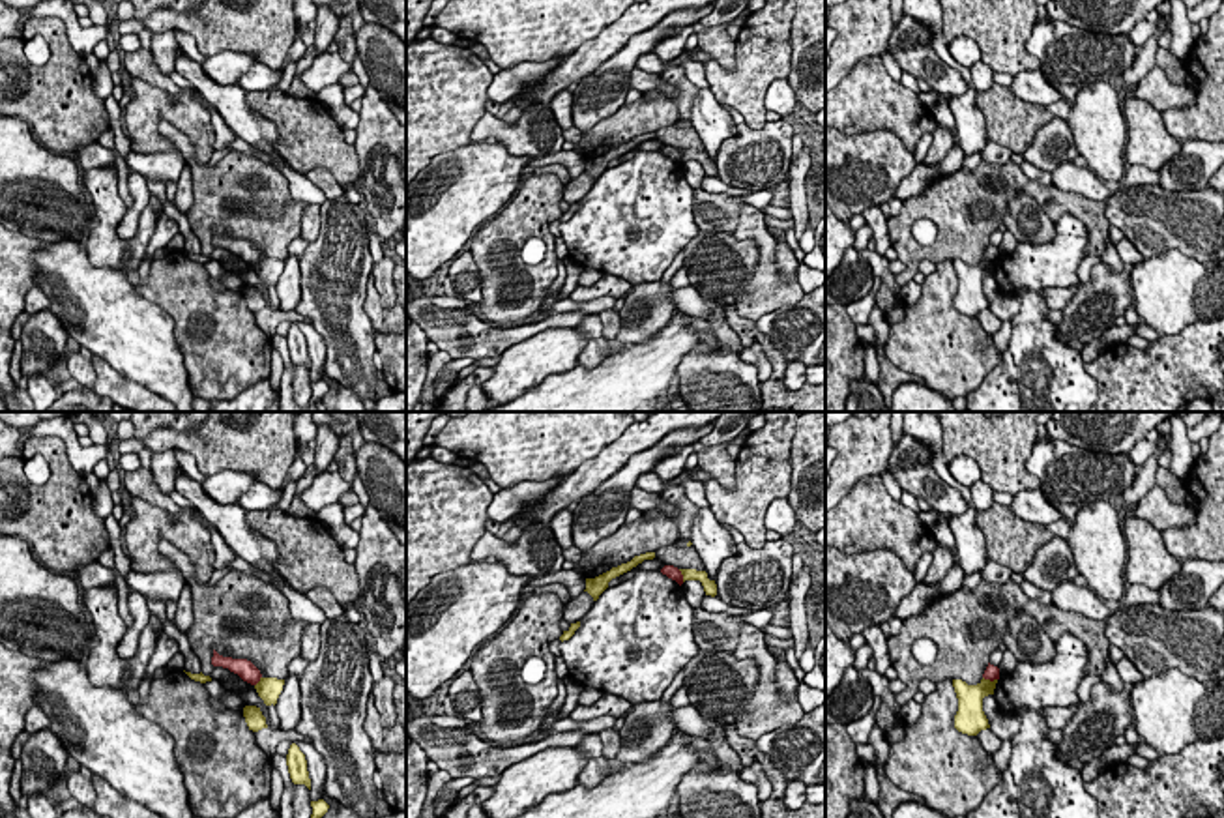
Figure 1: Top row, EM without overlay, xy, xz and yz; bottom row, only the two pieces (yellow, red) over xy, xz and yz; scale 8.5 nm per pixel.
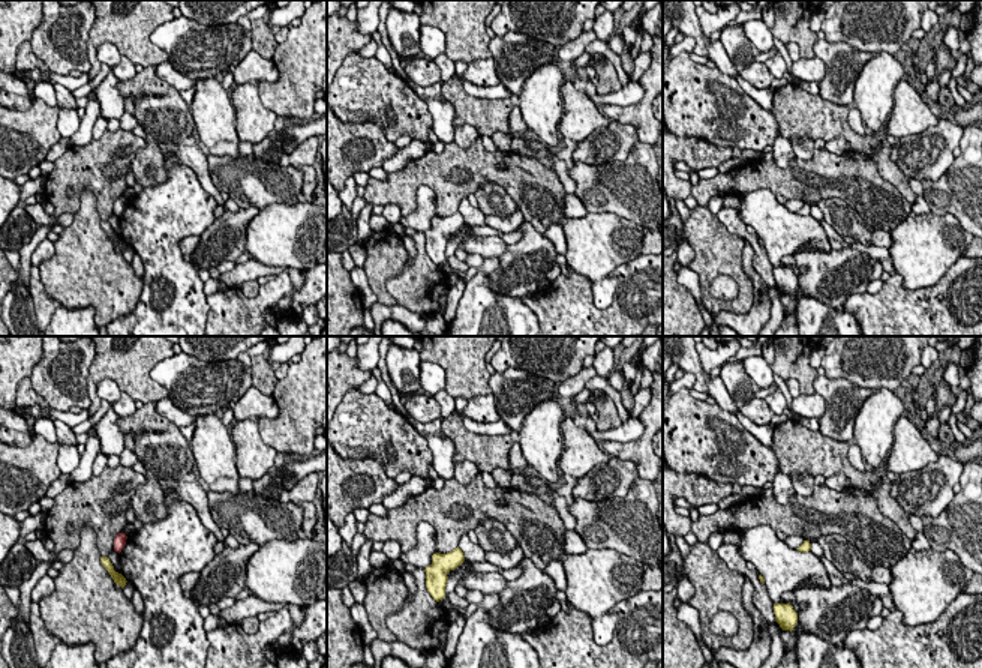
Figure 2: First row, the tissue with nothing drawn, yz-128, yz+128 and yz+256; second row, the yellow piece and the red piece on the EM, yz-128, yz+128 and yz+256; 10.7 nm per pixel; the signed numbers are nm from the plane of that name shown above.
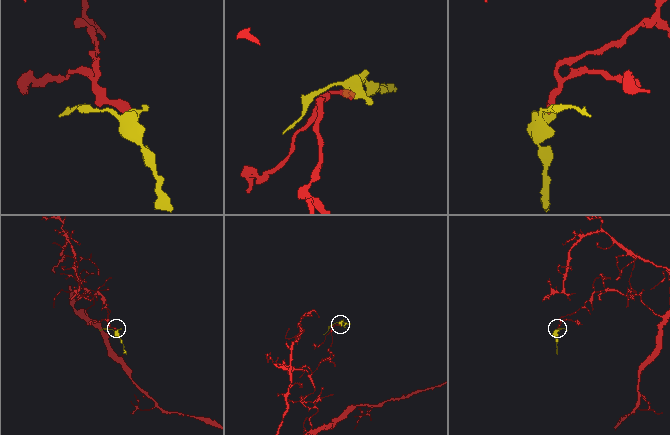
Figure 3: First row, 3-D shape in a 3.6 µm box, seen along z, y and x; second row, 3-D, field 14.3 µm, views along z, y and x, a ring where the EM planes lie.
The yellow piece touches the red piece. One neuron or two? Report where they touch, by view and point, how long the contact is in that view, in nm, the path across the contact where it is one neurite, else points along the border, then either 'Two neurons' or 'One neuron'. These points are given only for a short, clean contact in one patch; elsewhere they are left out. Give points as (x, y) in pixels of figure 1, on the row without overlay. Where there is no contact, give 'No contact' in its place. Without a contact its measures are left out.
Touches yellow at yz (989, 261). Shared border 130 nm. Boundary: yz (983, 257), (996, 261). Two neurons

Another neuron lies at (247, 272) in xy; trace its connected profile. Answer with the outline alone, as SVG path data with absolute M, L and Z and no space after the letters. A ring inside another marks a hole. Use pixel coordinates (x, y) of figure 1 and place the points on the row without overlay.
M215 247L211 256L213 262L219 260L236 260L240 264L240 277L243 279L245 286L256 286L262 296L266 298L266 305L270 309L270 292L264 281L258 277L255 266L243 262L238 255L230 253L228 249Z

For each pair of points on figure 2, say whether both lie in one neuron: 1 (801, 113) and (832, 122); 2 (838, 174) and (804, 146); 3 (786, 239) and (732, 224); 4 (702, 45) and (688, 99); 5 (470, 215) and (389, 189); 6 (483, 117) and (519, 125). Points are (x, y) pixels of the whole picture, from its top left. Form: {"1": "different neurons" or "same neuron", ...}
{"1": "same neuron", "2": "different neurons", "3": "different neurons", "4": "different neurons", "5": "different neurons", "6": "different neurons"}

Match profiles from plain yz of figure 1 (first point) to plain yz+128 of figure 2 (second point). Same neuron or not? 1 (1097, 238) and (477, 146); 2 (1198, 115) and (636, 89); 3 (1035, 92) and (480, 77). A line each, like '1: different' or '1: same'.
1: same
2: different
3: same

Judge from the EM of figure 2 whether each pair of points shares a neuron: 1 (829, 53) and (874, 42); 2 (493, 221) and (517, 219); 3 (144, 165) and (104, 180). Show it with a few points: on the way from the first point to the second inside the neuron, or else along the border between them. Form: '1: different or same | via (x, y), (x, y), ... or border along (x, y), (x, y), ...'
1: different | border along (823, 39), (846, 42), (858, 50), (874, 54)
2: same | via (499, 222), (511, 222)
3: different | border along (146, 140), (146, 144), (137, 152), (129, 165)

